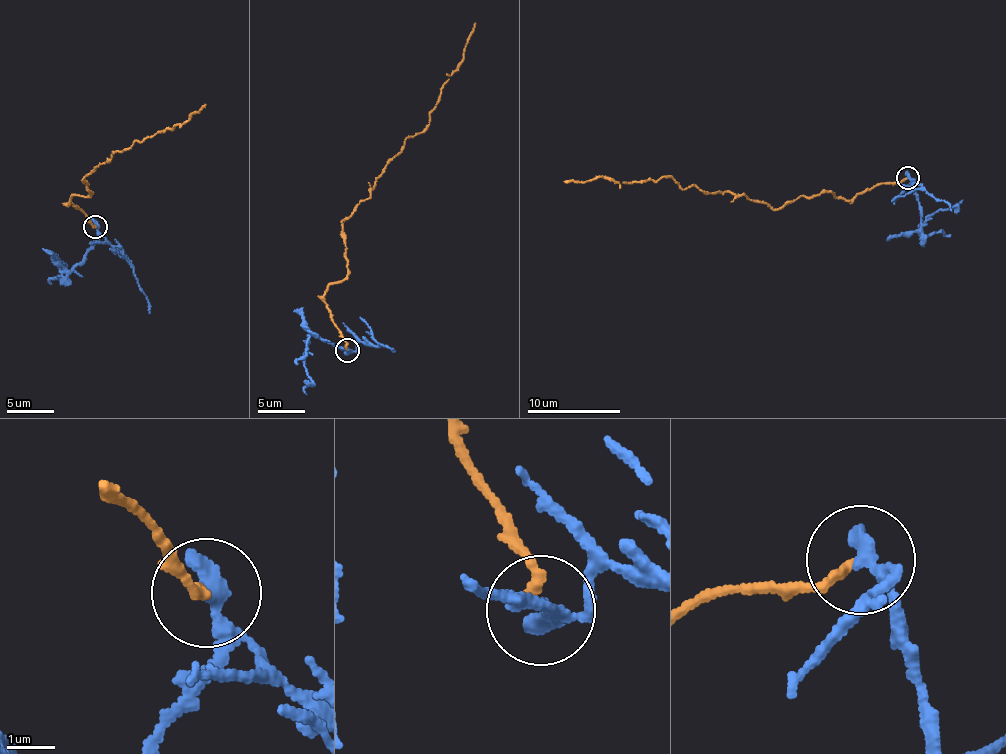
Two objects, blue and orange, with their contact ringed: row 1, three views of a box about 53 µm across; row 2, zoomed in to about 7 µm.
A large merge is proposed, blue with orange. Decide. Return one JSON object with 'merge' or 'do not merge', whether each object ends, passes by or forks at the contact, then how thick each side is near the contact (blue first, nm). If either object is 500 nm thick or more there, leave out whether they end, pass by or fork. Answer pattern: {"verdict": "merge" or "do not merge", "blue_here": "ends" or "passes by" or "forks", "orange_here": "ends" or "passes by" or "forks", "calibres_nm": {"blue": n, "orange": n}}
{"verdict": "do not merge", "blue_here": "passes by", "orange_here": "ends", "calibres_nm": {"blue": 280, "orange": 200}}

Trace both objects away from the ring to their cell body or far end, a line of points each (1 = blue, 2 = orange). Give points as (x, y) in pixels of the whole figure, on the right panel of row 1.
1: (907, 178), (919, 204), (921, 233), (926, 217), (963, 200)
2: (907, 178), (852, 198), (799, 195), (774, 209), (742, 195), (683, 189), (666, 176), (564, 181)

